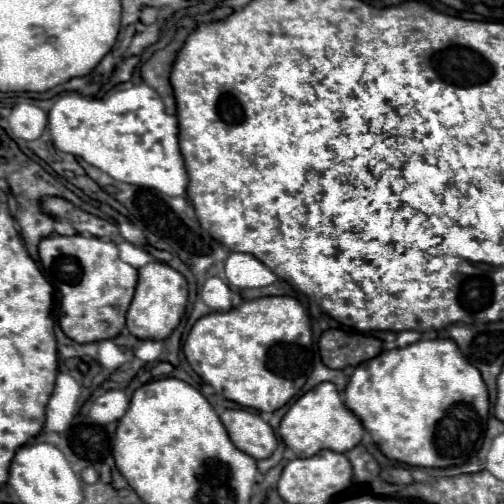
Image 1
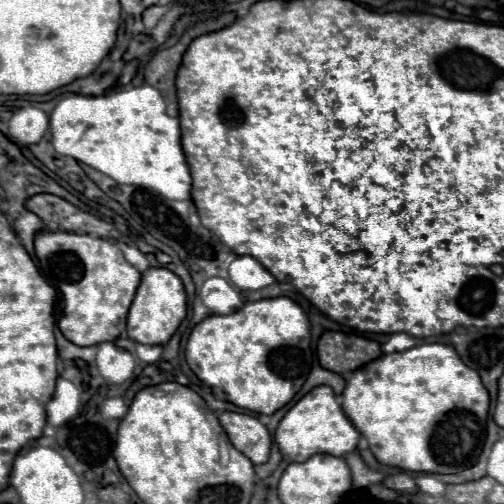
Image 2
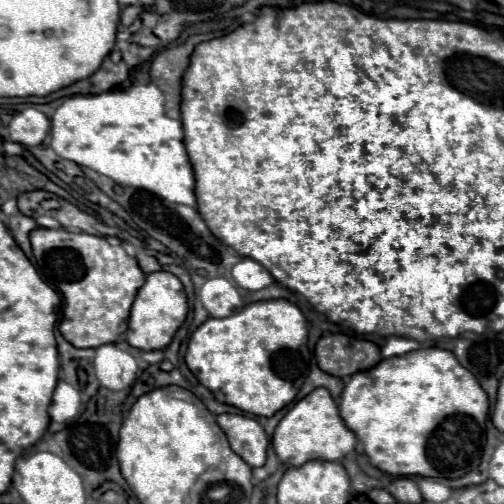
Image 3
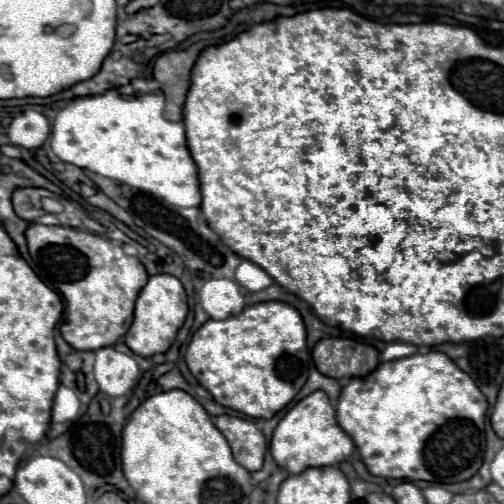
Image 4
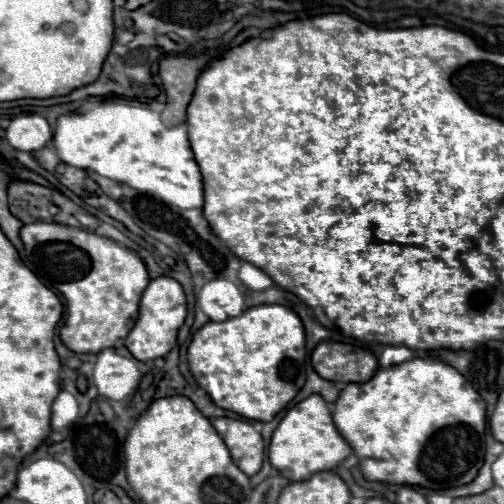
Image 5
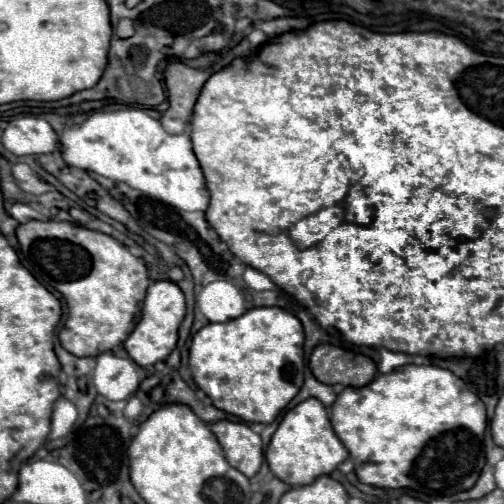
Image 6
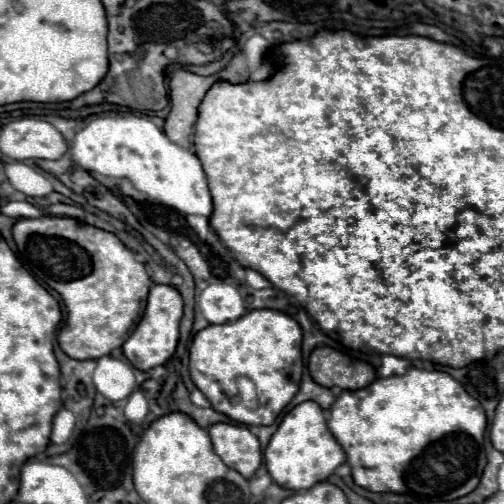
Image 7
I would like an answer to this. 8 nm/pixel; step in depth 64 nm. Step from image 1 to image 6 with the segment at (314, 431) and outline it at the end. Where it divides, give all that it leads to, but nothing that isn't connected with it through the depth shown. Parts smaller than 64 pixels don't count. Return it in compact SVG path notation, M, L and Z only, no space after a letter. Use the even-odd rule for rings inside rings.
M308 398L300 402L296 408L288 410L266 450L270 470L290 486L312 484L316 476L332 474L338 468L338 464L344 462L348 456L350 454L346 446L334 434L328 412L318 398Z

